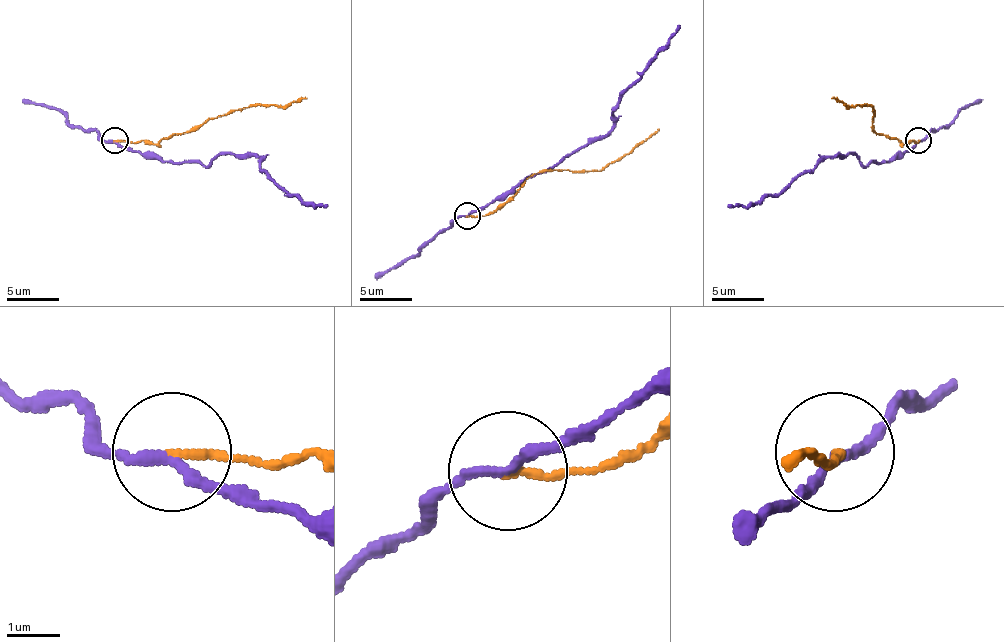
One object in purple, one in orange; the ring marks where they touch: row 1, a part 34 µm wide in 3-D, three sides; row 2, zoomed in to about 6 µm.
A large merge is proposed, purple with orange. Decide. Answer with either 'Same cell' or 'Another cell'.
Another cell

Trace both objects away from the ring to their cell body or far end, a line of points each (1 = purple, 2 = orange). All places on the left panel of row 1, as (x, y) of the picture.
1: (114, 141), (164, 162), (201, 162), (206, 167), (222, 154), (256, 154), (287, 193), (314, 206), (327, 204)
2: (114, 141), (156, 143), (251, 107), (287, 107), (306, 96)

